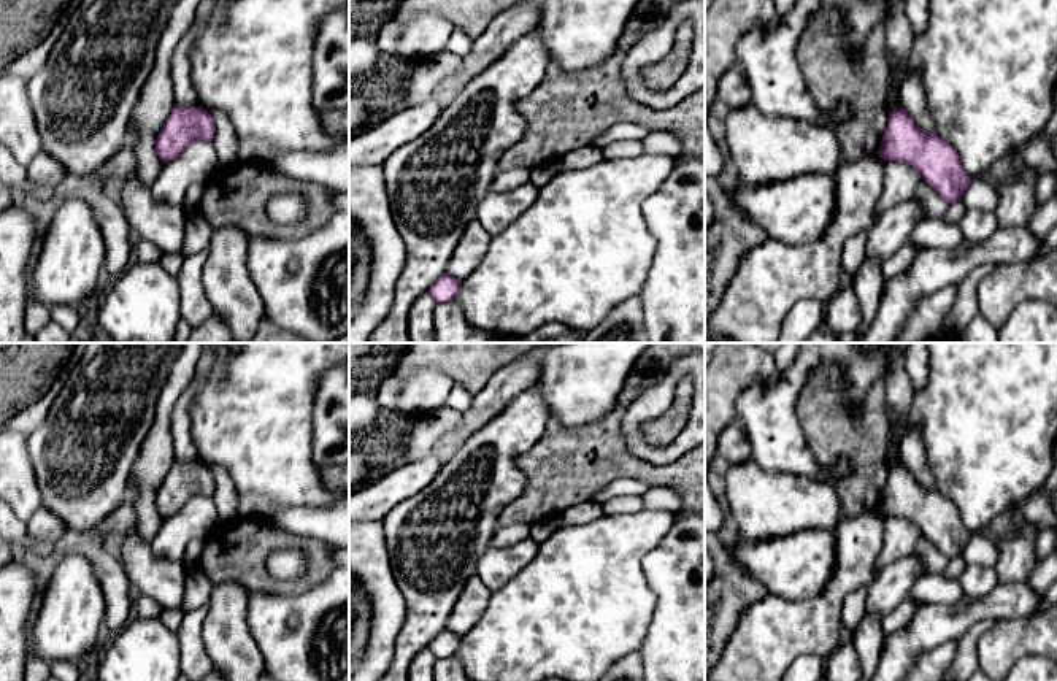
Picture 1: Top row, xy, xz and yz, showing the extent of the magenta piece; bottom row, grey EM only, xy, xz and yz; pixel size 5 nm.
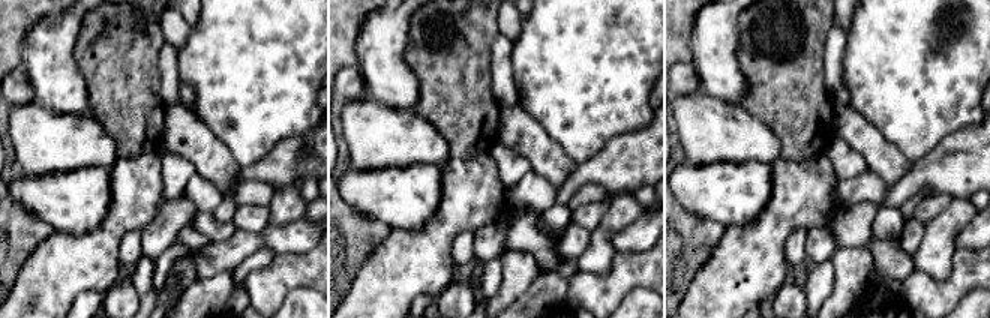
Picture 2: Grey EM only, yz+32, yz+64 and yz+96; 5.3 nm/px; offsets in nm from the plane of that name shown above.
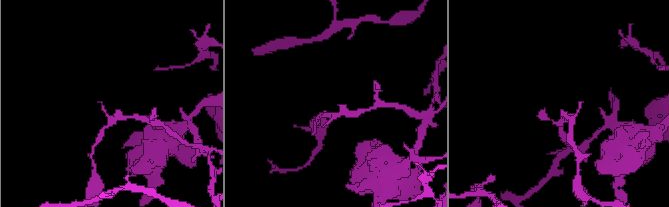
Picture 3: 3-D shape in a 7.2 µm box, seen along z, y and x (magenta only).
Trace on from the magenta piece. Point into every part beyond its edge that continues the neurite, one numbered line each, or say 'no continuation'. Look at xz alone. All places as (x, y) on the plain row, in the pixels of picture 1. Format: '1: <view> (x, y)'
no continuation

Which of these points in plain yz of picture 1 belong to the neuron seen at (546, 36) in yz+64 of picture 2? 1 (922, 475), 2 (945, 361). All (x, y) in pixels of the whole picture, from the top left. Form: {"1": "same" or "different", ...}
{"1": "different", "2": "same"}

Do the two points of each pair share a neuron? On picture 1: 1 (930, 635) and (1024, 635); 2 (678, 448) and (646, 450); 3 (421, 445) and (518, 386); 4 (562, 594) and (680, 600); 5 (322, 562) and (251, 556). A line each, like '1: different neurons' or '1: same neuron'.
1: different neurons
2: same neuron
3: different neurons
4: different neurons
5: same neuron

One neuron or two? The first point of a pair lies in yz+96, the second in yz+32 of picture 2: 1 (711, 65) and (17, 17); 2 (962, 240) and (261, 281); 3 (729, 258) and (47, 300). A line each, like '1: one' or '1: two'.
1: two
2: two
3: one

